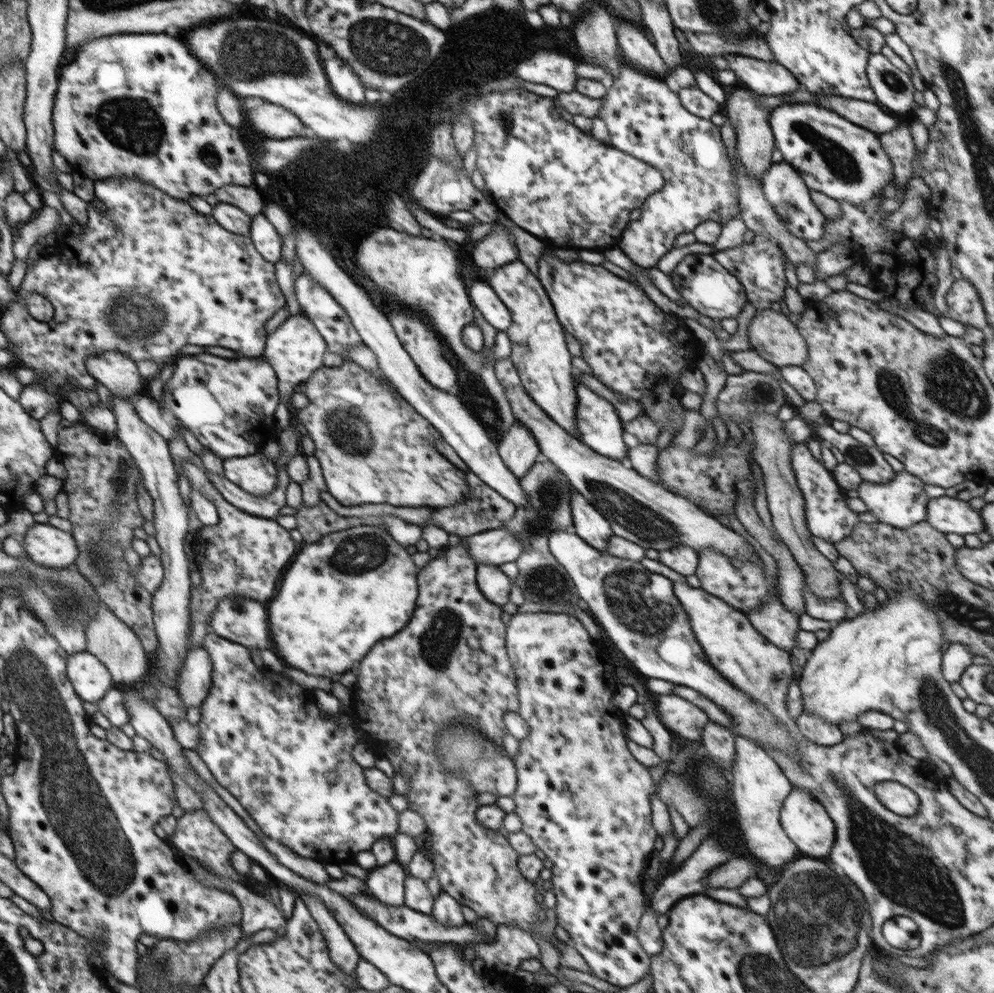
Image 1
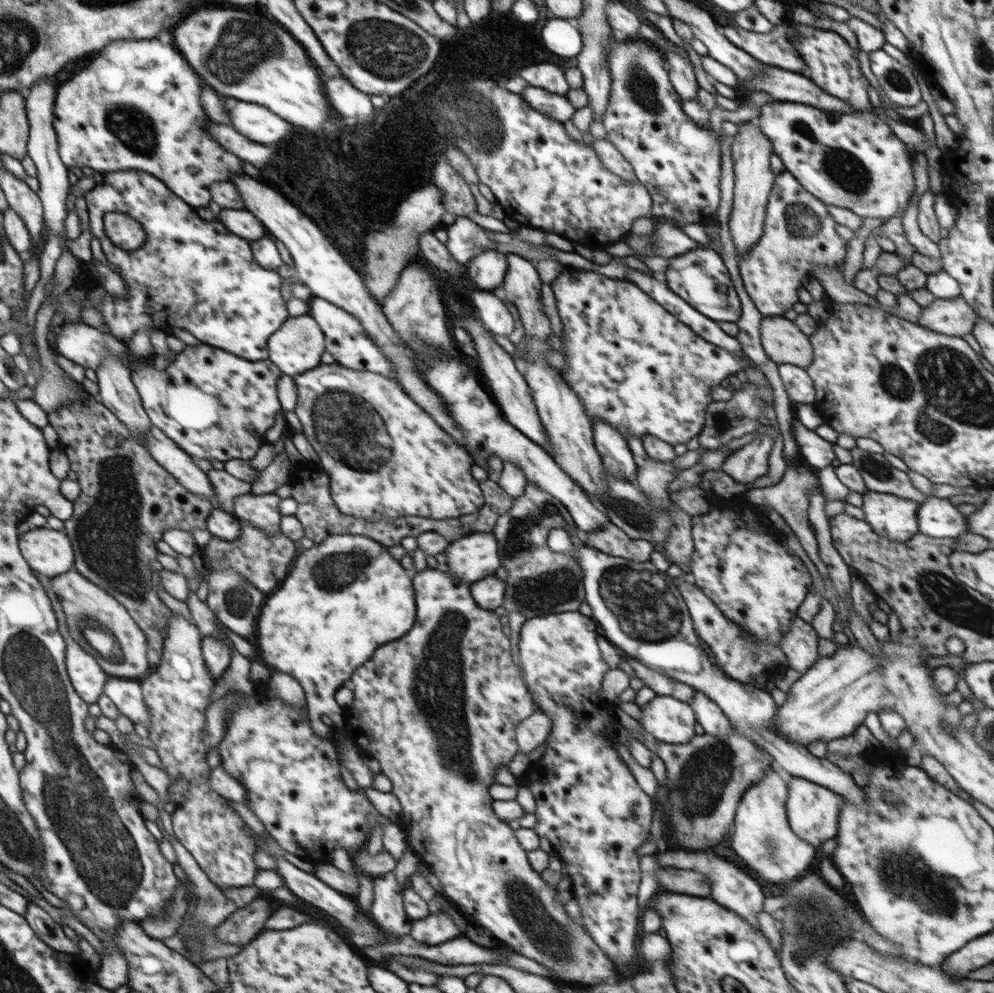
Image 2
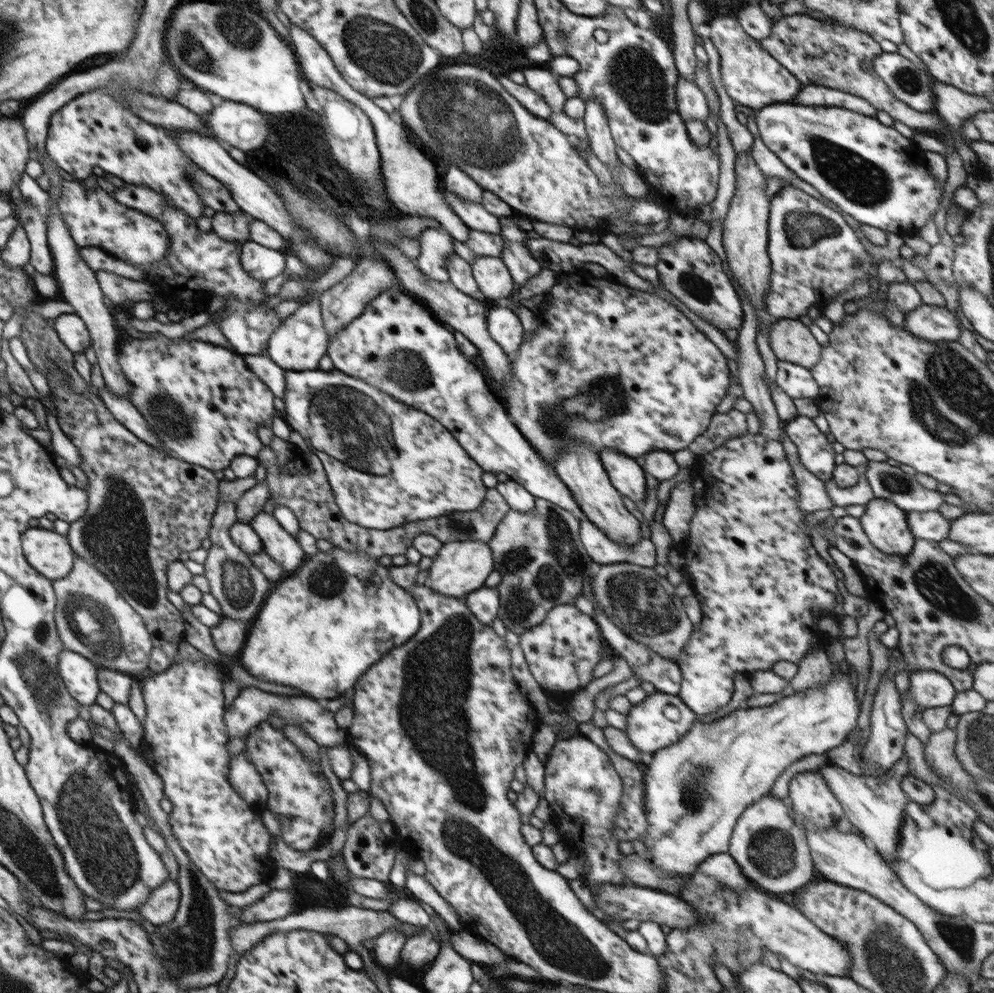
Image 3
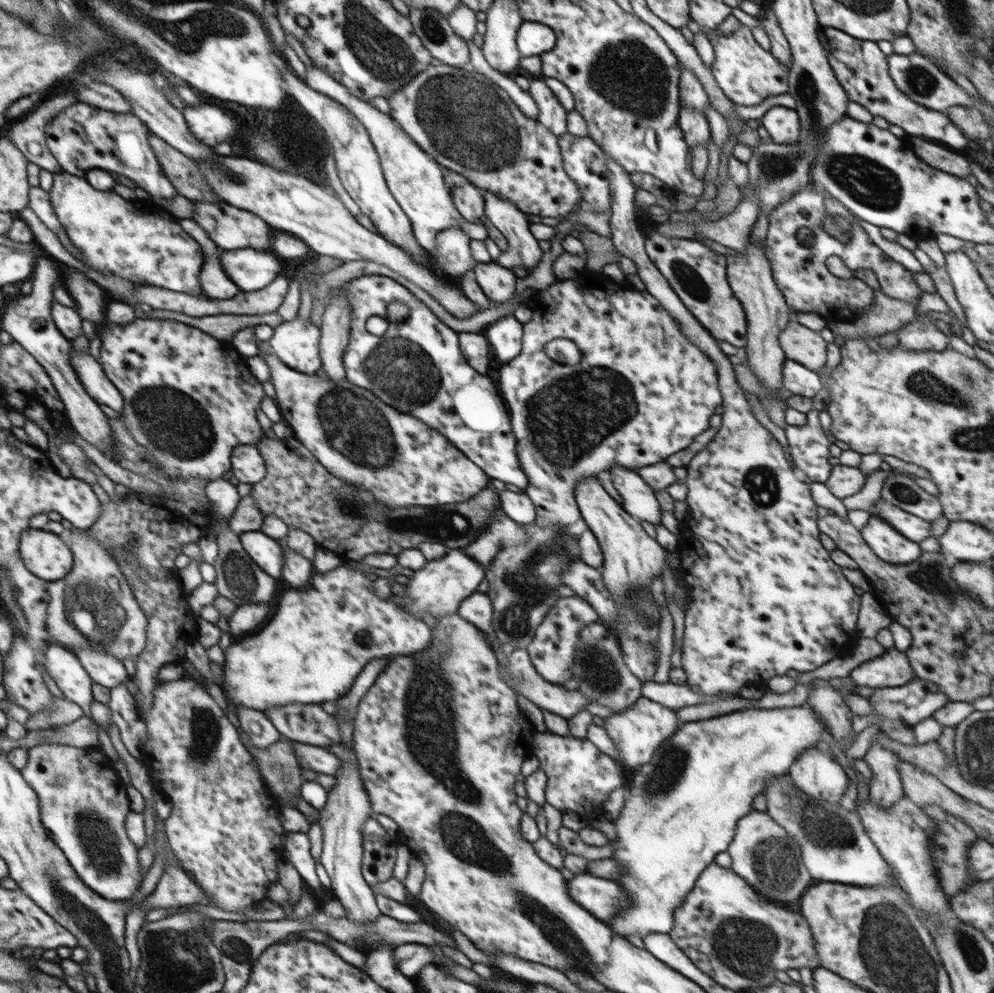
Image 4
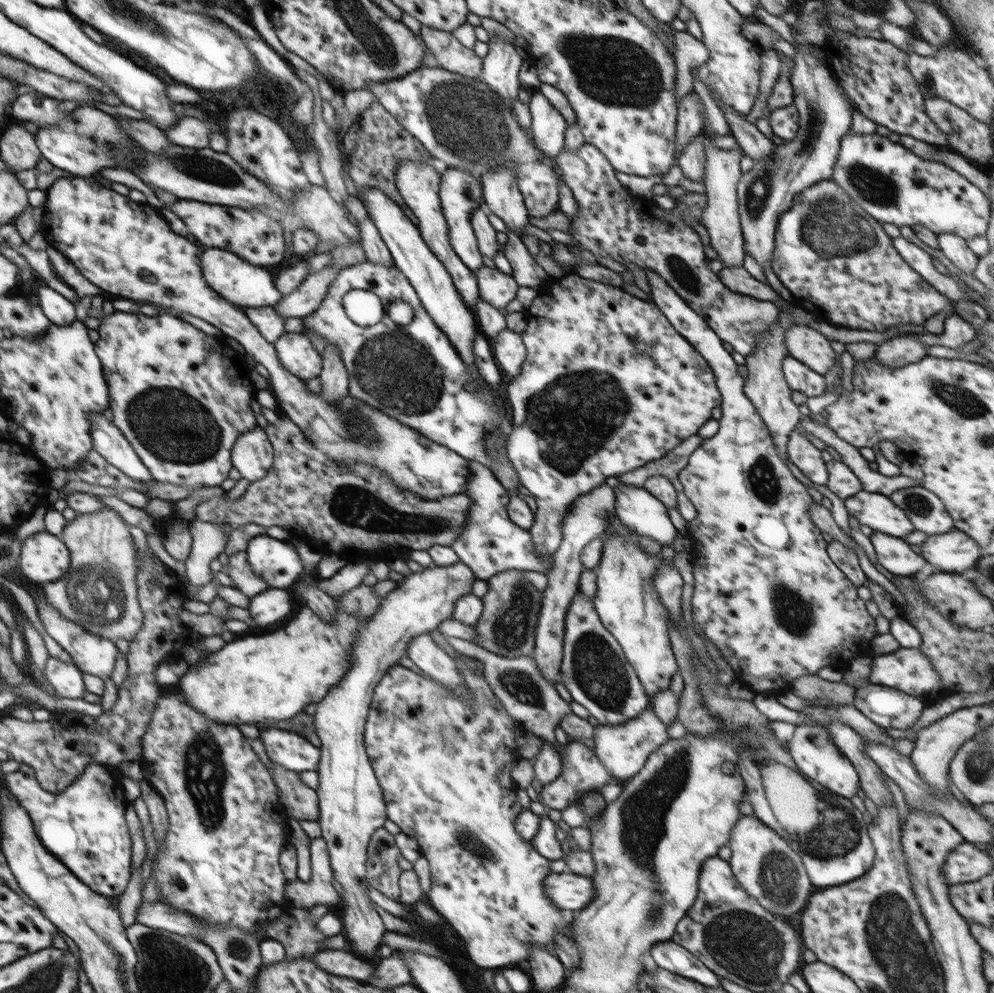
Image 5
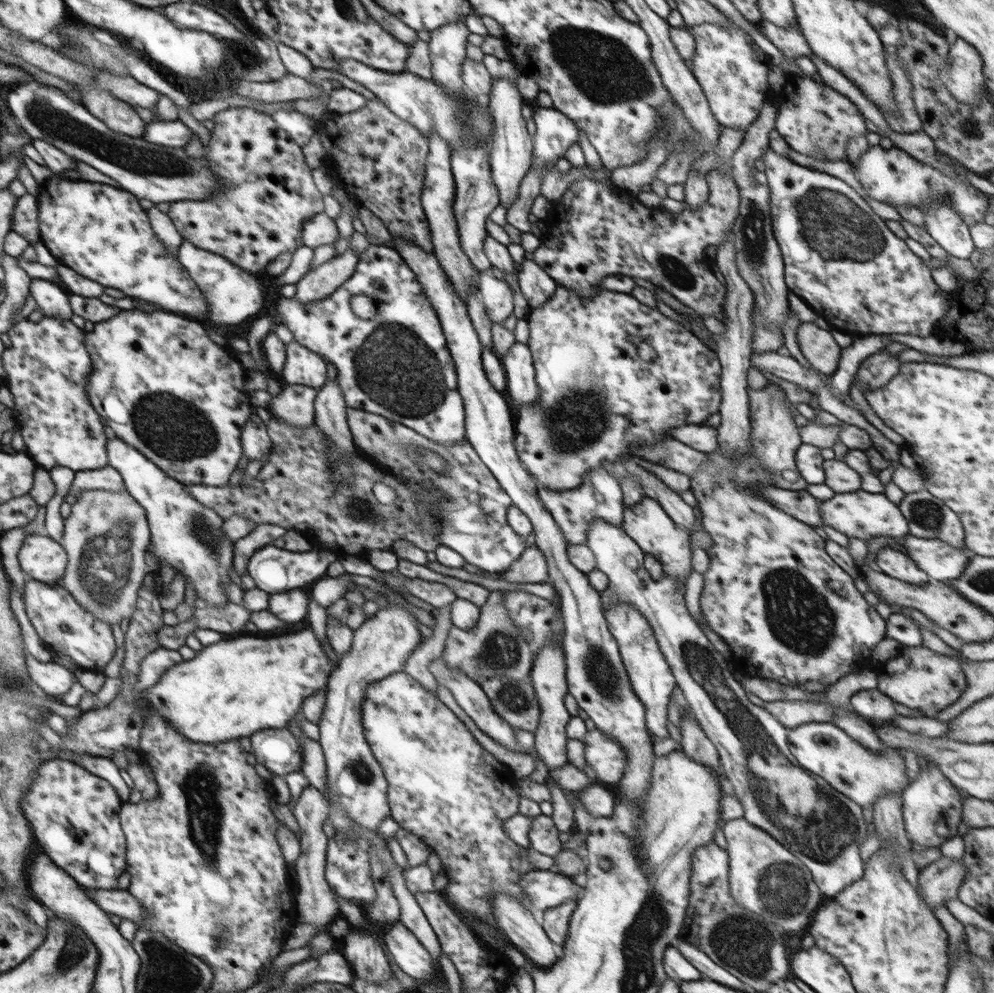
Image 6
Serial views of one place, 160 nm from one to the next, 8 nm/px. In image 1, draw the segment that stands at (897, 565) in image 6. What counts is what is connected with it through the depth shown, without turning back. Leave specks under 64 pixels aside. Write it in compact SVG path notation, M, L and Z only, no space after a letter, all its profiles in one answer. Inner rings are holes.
M905 470L897 472L895 477L886 484L874 484L863 480L857 491L860 500L866 504L867 511L874 514L880 522L894 528L910 528L926 520L927 504L930 497L924 491L924 484L924 481Z

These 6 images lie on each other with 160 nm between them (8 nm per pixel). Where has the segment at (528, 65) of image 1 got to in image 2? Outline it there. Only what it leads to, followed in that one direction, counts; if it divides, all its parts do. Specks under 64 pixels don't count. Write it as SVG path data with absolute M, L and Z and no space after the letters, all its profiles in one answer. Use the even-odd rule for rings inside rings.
M541 63L528 66L519 72L529 86L552 92L557 96L566 97L571 90L565 78L565 72L559 65Z

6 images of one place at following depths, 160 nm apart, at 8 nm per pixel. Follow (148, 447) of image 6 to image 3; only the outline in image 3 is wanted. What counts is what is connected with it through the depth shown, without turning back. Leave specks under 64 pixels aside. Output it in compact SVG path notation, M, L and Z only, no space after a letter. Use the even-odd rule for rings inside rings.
M158 334L156 338L128 338L126 342L119 344L118 351L118 364L122 369L123 376L126 377L127 384L130 387L129 401L140 411L140 414L147 420L147 423L155 432L155 436L163 450L167 450L172 457L183 460L190 464L203 466L208 470L224 470L231 465L232 459L240 455L251 456L257 459L260 449L263 447L260 438L258 437L258 428L260 426L268 426L271 428L272 417L275 415L276 408L274 407L274 394L273 392L262 382L246 364L243 359L243 355L208 342L202 342L202 340L170 340Z

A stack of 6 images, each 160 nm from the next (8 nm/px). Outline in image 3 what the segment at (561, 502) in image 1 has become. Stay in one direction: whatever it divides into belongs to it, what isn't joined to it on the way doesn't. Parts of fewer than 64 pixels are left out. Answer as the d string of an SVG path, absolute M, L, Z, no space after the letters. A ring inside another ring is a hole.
M541 498L535 500L535 507L530 512L510 509L487 544L492 551L494 569L502 577L500 585L497 586L500 594L499 616L503 620L504 628L519 636L524 634L525 630L540 624L554 606L575 605L576 598L582 595L584 582L591 578L594 569L592 558L580 540L576 517L553 502Z

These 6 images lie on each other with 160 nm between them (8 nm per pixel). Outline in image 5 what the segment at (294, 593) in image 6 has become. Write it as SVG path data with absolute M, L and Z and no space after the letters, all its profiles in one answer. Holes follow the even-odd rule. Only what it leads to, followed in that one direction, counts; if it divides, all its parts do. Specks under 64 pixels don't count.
M270 588L250 598L247 610L254 618L254 625L270 627L272 623L292 616L294 602L288 590Z

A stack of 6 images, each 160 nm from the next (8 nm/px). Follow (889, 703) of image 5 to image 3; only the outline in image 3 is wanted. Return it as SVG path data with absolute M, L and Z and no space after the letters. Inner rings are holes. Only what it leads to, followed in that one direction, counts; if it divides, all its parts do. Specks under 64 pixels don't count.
M917 671L910 676L908 694L924 711L936 706L951 706L957 691L946 676L935 671Z

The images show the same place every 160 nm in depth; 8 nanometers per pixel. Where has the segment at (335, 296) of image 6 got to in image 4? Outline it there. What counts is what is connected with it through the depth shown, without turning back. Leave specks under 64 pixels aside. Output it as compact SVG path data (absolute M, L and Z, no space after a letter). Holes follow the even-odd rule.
M362 275L347 280L341 284L340 288L332 289L327 294L327 300L339 294L342 288L345 288L345 298L351 306L351 331L348 347L342 357L346 378L354 386L370 390L374 396L386 402L388 406L396 408L398 412L411 414L445 436L460 452L479 466L490 479L497 478L505 484L514 484L525 490L528 486L528 477L524 474L518 460L517 440L512 430L505 399L499 392L499 387L494 386L490 376L480 374L469 365L458 344L458 333L442 323L425 302L416 298L416 295L405 286L386 275ZM394 301L406 303L410 307L409 315L403 320L389 320L388 328L382 336L370 333L366 329L366 320L370 316L380 316L388 320L387 306Z

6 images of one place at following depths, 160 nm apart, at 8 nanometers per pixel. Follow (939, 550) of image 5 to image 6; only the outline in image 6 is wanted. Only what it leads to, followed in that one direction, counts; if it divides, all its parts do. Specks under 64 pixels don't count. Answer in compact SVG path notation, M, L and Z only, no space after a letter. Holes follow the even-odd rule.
M914 536L904 538L904 550L910 559L928 577L950 582L966 570L972 554L967 548L956 549L939 539L924 539Z

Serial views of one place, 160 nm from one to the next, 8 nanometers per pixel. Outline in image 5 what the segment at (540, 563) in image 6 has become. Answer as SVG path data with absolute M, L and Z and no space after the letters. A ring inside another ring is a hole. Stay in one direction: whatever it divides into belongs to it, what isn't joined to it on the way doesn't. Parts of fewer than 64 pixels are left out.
M576 271L570 272L560 279L553 279L552 284L548 284L545 288L538 288L538 293L527 310L530 312L527 319L527 328L520 334L527 350L527 357L522 372L516 378L513 378L506 388L508 404L512 408L513 424L506 440L506 451L511 465L518 471L521 484L528 488L537 502L535 521L528 530L532 535L534 545L536 545L536 551L542 557L552 557L560 547L562 536L564 536L561 531L563 514L566 514L569 506L580 495L588 494L592 489L604 483L608 476L618 477L622 473L644 466L647 462L662 458L683 440L697 434L698 429L707 420L712 419L712 410L716 406L721 406L723 400L717 387L714 371L706 363L706 360L670 324L666 315L652 300L646 301L629 294L622 288L619 289L618 280L614 284L602 284L595 280L582 278ZM636 342L642 342L646 346L650 345L652 357L640 356L636 347L634 347Z

